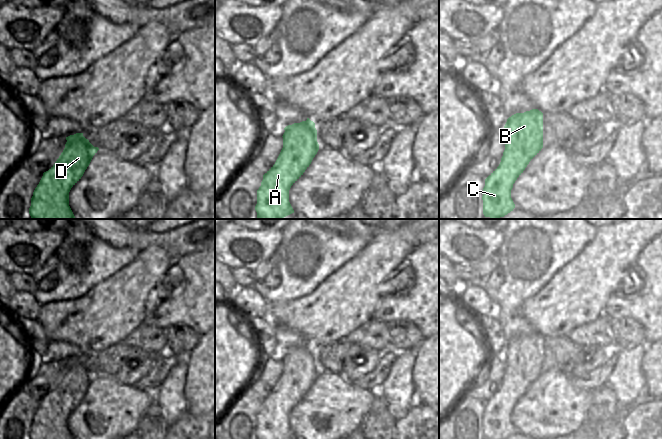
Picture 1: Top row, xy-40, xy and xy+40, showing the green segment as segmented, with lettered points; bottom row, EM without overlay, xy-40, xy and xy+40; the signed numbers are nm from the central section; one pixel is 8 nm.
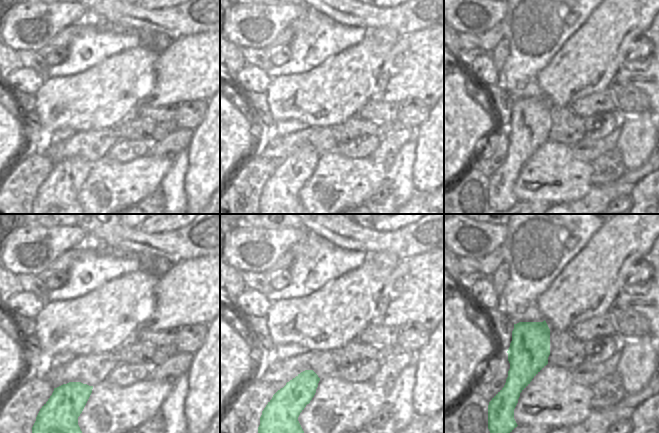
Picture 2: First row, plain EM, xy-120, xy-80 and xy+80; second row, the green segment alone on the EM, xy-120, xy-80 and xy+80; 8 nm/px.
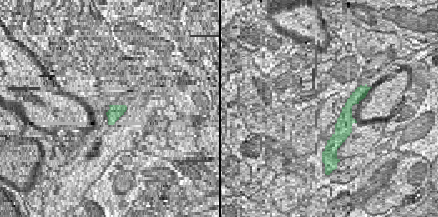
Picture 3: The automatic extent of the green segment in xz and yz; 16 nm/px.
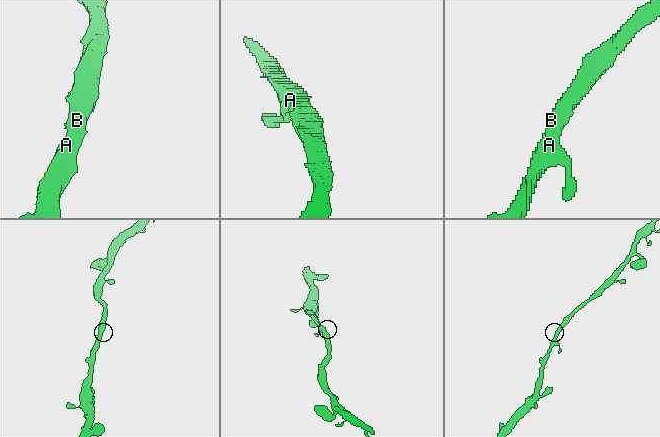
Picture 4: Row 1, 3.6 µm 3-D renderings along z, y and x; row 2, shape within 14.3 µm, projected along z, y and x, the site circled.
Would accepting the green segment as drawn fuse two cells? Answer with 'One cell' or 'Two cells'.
One cell

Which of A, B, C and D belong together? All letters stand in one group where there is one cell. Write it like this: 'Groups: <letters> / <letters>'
Groups: A B C D

